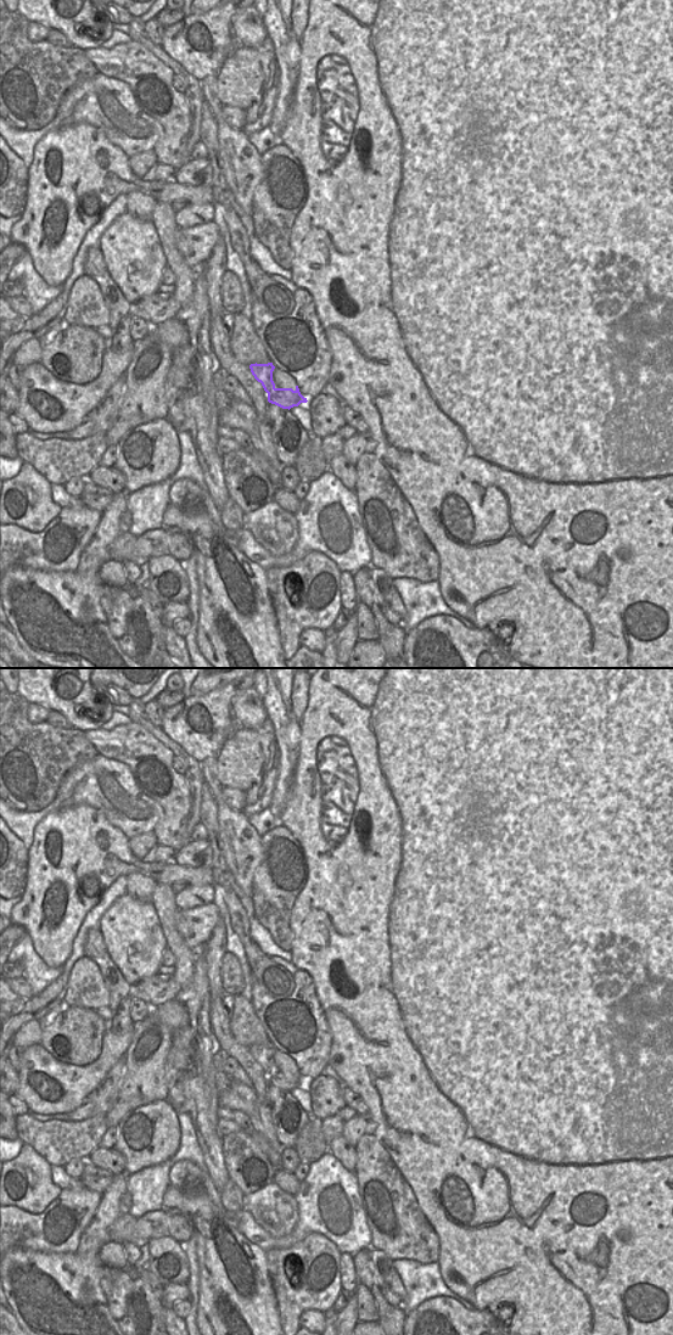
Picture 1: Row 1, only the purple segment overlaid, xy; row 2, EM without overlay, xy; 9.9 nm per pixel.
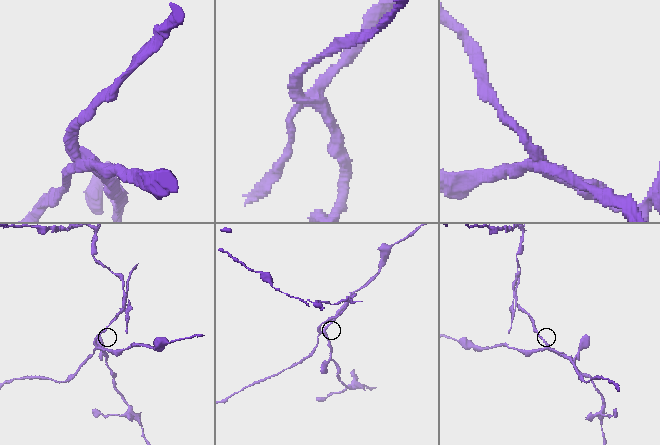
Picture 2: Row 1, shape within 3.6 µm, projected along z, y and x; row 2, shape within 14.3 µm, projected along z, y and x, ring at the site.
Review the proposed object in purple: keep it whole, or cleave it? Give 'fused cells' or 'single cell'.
fused cells

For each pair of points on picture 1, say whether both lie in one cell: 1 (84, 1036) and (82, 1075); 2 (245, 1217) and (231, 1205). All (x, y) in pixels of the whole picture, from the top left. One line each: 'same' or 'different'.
1: different
2: different

